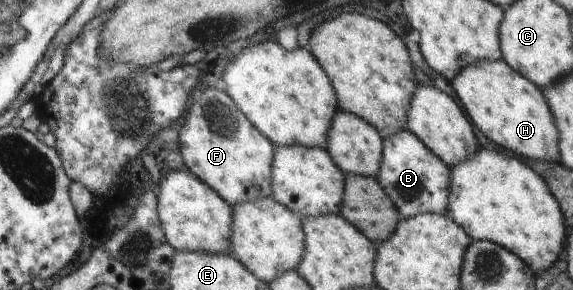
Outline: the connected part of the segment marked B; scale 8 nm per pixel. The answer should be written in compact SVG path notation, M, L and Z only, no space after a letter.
M400 130L394 136L382 139L382 160L380 172L375 179L382 186L386 196L392 200L402 218L431 212L448 215L448 190L450 190L450 167L442 162L410 130Z

